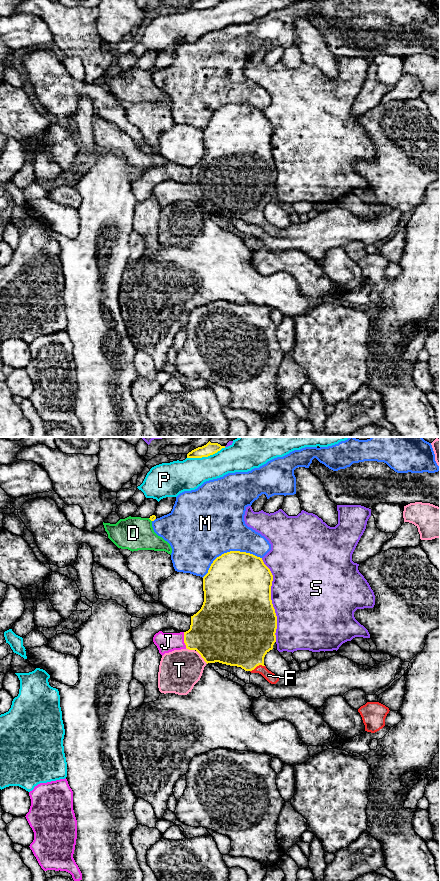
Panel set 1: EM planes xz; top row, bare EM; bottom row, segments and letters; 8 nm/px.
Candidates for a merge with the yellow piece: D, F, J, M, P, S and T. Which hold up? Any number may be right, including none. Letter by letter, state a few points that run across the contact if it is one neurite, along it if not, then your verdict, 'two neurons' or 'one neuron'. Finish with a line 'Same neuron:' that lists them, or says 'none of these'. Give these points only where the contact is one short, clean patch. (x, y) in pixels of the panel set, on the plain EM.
D: two neurons
F: xz (242, 190), (257, 217), (268, 227) | one neuron
J: one neuron
M: two neurons
P: two neurons
S: two neurons
T: two neurons
Same neuron: F, J

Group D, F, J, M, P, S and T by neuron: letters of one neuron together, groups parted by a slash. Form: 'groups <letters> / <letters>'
groups D / F J / M / P / S / T

